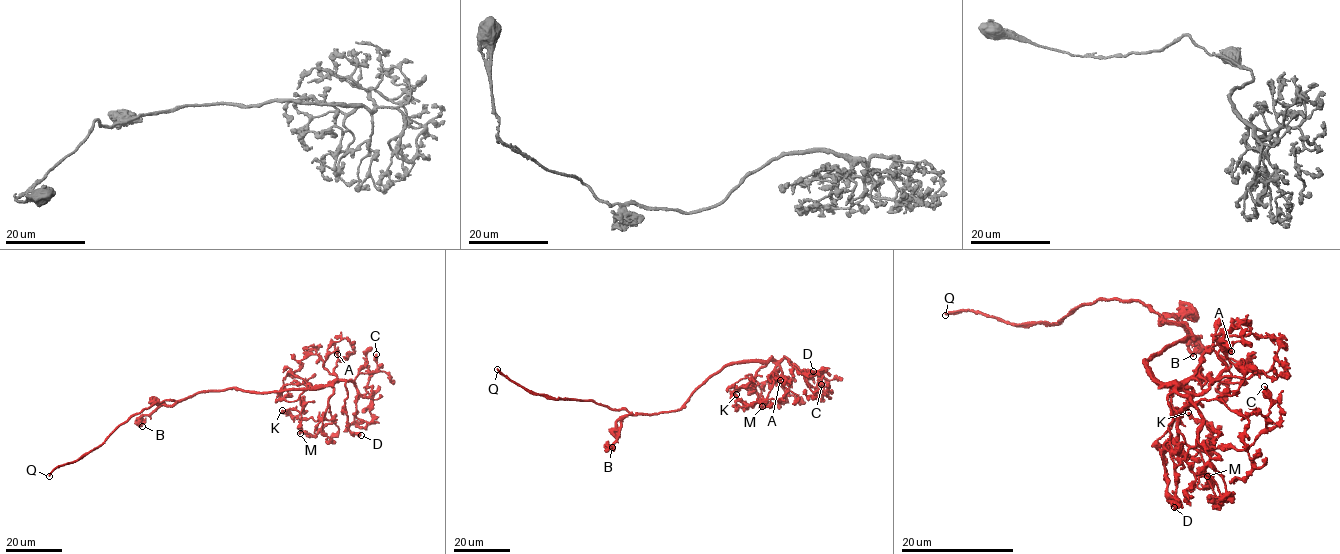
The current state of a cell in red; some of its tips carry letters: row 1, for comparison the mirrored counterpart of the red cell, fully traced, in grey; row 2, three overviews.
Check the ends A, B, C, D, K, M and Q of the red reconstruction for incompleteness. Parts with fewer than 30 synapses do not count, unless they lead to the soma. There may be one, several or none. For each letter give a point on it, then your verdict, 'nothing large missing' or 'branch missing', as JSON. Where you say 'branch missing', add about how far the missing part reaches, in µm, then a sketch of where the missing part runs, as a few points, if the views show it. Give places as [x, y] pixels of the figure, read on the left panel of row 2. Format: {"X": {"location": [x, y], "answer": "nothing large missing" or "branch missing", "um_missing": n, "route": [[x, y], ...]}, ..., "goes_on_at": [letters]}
{"A": {"location": [337, 354], "answer": "nothing large missing"}, "B": {"location": [142, 426], "answer": "nothing large missing"}, "C": {"location": [376, 354], "answer": "nothing large missing"}, "D": {"location": [361, 435], "answer": "nothing large missing"}, "K": {"location": [282, 410], "answer": "nothing large missing"}, "M": {"location": [300, 433], "answer": "nothing large missing"}, "Q": {"location": [49, 476], "answer": "branch missing", "um_missing": 10, "route": [[49, 476], [26, 480]]}, "goes_on_at": ["Q"]}

